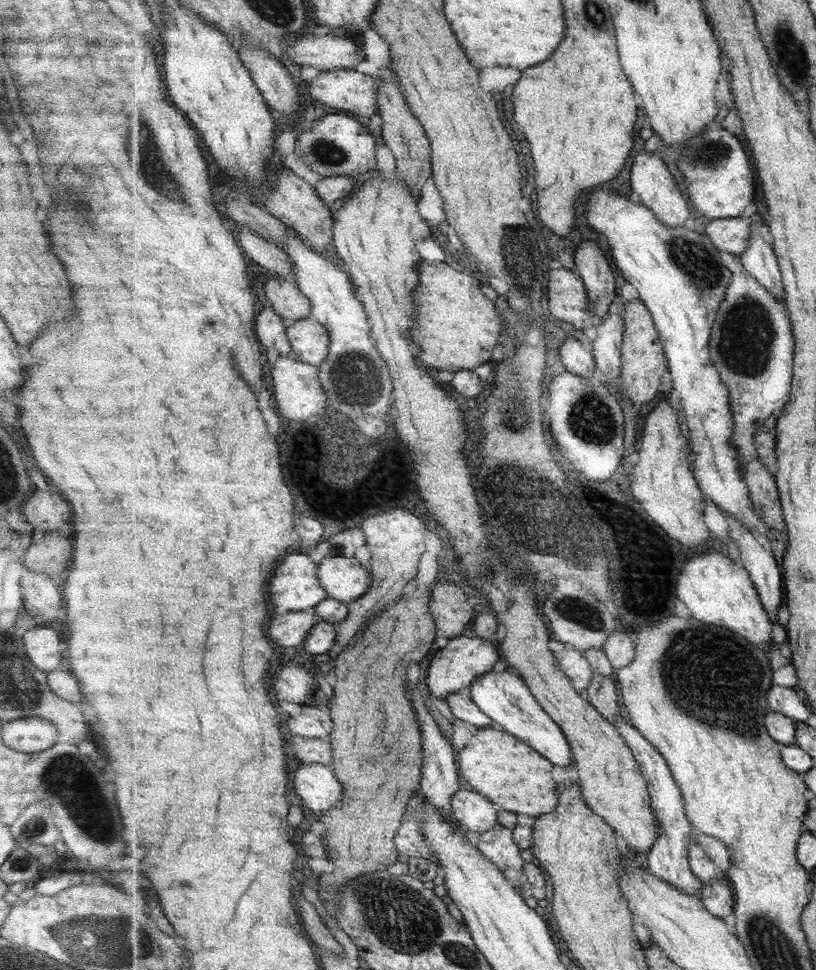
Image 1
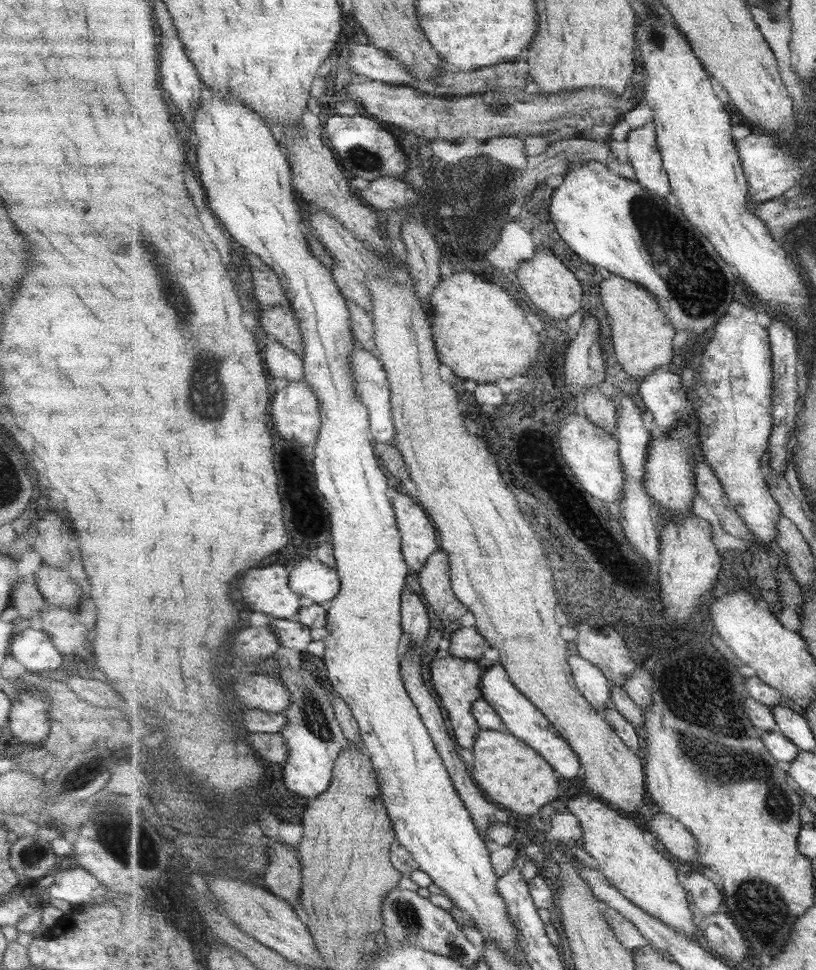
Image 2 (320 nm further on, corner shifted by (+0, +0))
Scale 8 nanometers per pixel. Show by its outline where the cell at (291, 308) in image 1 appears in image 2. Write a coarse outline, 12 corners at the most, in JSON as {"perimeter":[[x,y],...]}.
{"perimeter":[[245,250],[254,296],[261,307],[289,306],[277,272]]}

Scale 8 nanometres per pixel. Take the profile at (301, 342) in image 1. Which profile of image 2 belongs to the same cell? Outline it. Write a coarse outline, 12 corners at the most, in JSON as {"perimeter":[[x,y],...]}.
{"perimeter":[[291,306],[263,307],[262,334],[303,356],[305,338]]}

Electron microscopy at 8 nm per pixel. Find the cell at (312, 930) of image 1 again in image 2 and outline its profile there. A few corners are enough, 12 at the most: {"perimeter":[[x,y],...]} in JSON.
{"perimeter":[[273,840],[266,887],[302,913],[303,866],[295,845]]}

